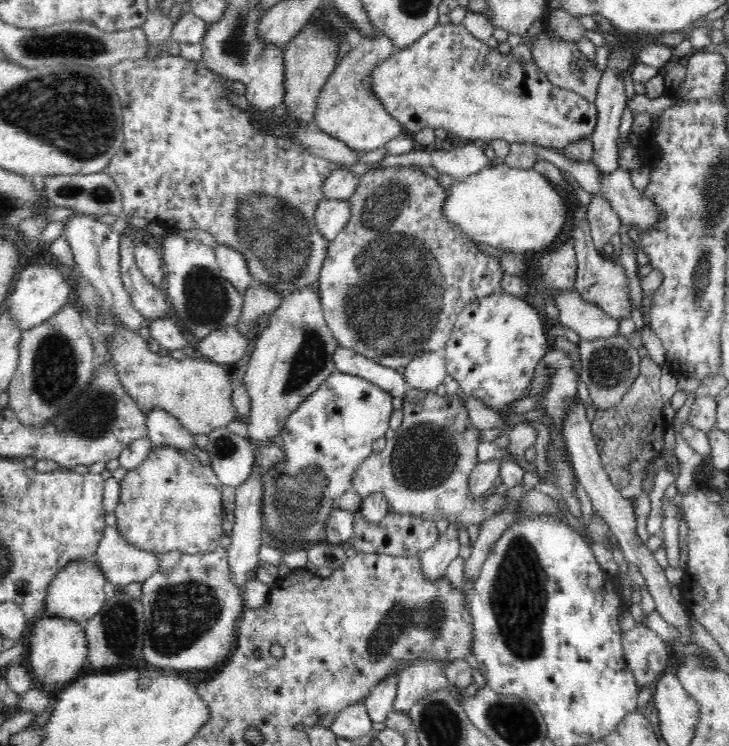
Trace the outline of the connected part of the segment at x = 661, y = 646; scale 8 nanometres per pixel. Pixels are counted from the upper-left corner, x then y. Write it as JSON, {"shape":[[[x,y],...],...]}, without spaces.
{"shape":[[[642,623],[629,631],[622,632],[621,640],[623,641],[624,659],[634,675],[638,690],[640,691],[646,686],[652,689],[656,680],[669,671],[671,651],[668,642]]]}

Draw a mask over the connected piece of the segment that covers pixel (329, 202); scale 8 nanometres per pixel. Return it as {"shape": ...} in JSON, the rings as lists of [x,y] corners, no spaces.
{"shape":[[[325,198],[320,200],[318,208],[314,212],[314,223],[316,223],[320,235],[331,242],[339,232],[342,232],[349,217],[350,202],[348,199]]]}

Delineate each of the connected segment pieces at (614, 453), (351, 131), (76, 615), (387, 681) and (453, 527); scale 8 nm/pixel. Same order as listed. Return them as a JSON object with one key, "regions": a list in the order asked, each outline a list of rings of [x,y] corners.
{"regions":[[[[649,356],[639,362],[640,374],[623,396],[622,403],[612,410],[597,410],[591,433],[601,465],[608,473],[612,484],[628,501],[636,500],[642,494],[642,480],[646,478],[648,465],[656,459],[664,448],[666,419],[662,418],[664,400],[660,393],[661,367]]],[[[377,31],[374,37],[362,37],[357,48],[352,48],[338,62],[320,89],[314,112],[313,127],[346,143],[358,152],[368,152],[385,146],[395,136],[402,134],[402,125],[385,110],[370,89],[373,71],[378,64],[388,60],[396,50],[390,38]]],[[[94,559],[76,560],[76,562],[66,564],[66,568],[60,569],[57,573],[47,591],[44,616],[59,616],[84,624],[107,602],[104,593],[107,579],[102,573],[102,569],[94,562]]],[[[398,674],[388,675],[382,682],[372,689],[363,700],[363,705],[369,713],[372,722],[384,722],[388,712],[392,712],[394,697],[396,696]]],[[[450,524],[446,531],[439,535],[438,541],[418,557],[422,566],[422,573],[429,580],[440,580],[446,576],[448,566],[459,556],[461,543],[458,539],[459,524]]]]}

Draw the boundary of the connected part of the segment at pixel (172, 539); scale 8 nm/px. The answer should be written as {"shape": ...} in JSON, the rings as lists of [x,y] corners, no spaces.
{"shape":[[[154,446],[148,458],[138,468],[129,470],[119,483],[121,497],[115,511],[116,530],[129,544],[155,554],[179,551],[182,556],[212,552],[221,545],[225,515],[223,495],[226,489],[213,468],[198,461],[192,451],[184,452],[173,446]]]}

